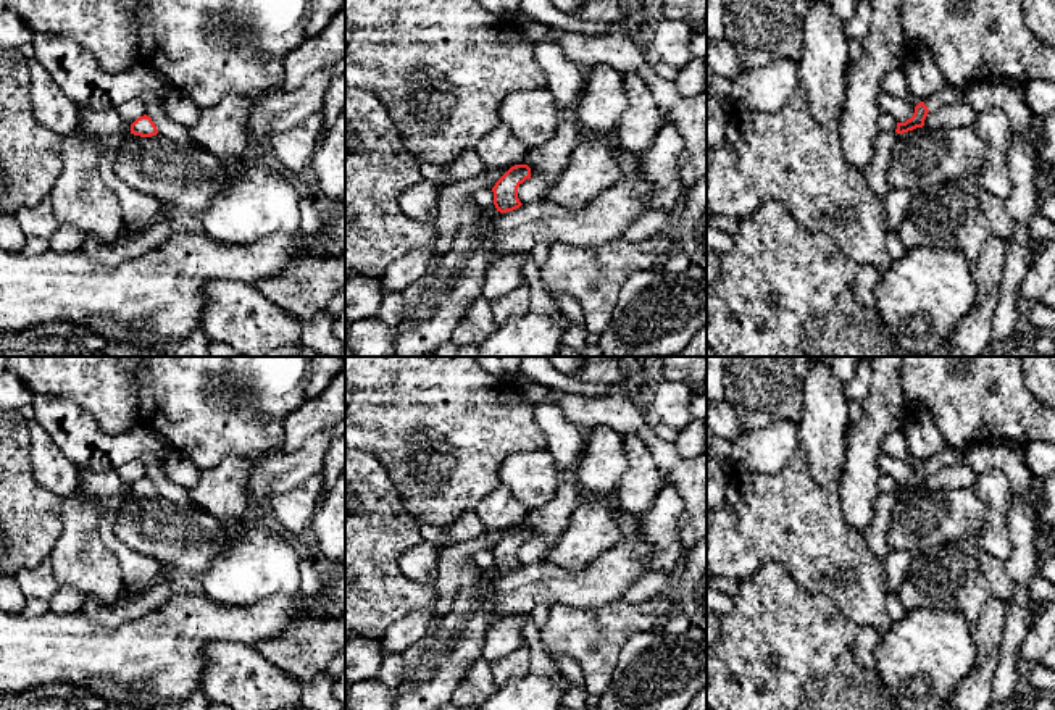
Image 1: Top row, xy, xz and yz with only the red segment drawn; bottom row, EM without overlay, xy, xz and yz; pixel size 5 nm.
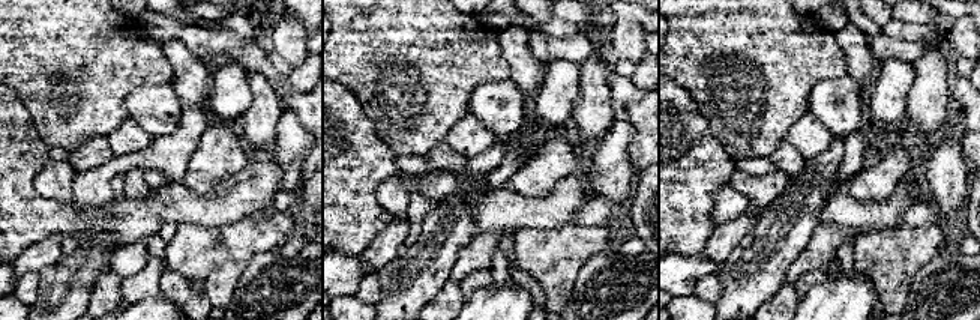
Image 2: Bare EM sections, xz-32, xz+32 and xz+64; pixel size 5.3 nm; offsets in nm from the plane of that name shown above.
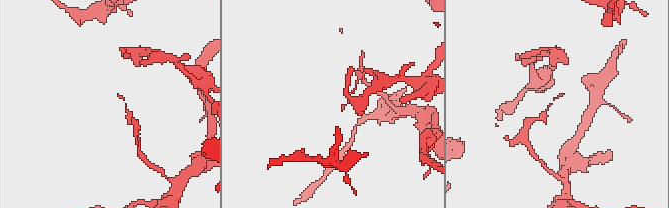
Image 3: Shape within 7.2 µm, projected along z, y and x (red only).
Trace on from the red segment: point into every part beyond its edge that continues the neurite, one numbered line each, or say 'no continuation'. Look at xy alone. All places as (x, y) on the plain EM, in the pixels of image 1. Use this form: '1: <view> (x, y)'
no continuation

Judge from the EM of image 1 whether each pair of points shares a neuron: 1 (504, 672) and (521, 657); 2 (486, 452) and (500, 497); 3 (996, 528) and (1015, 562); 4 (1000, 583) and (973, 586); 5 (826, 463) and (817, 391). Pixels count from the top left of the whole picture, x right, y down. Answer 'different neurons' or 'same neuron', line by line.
1: same neuron
2: different neurons
3: different neurons
4: different neurons
5: same neuron

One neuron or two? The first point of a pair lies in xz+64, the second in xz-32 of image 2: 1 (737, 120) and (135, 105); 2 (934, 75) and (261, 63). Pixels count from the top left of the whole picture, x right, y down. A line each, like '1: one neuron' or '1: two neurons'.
1: two neurons
2: two neurons

